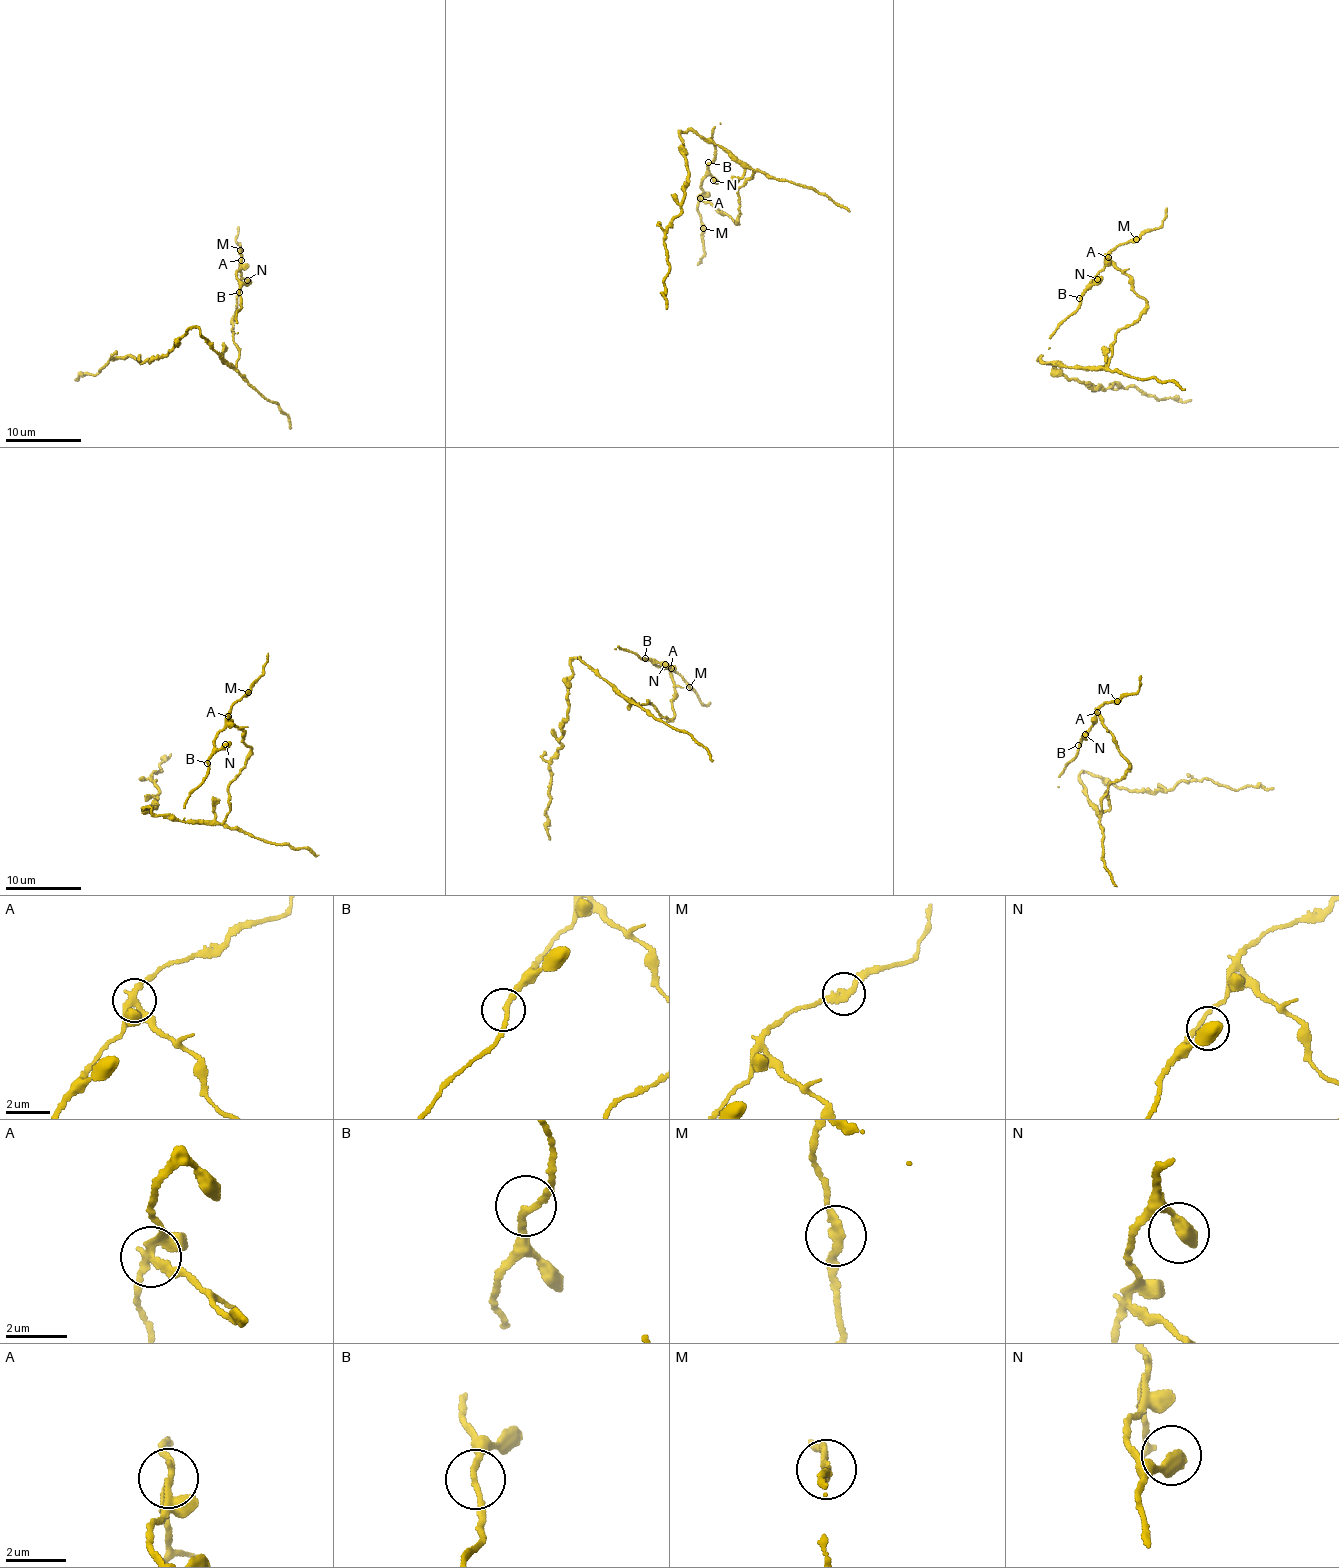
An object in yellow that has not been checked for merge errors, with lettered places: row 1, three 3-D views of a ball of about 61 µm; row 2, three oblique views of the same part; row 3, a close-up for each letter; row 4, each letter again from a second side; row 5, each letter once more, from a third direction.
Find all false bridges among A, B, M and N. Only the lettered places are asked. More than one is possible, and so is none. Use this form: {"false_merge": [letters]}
{"false_merge": ["A", "M"]}

